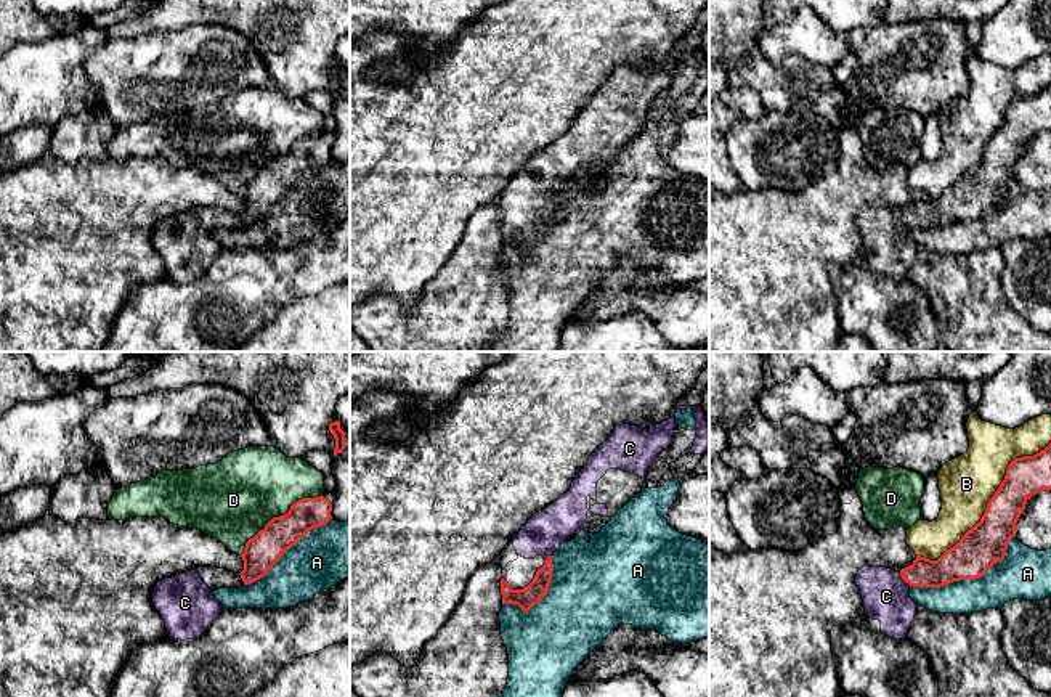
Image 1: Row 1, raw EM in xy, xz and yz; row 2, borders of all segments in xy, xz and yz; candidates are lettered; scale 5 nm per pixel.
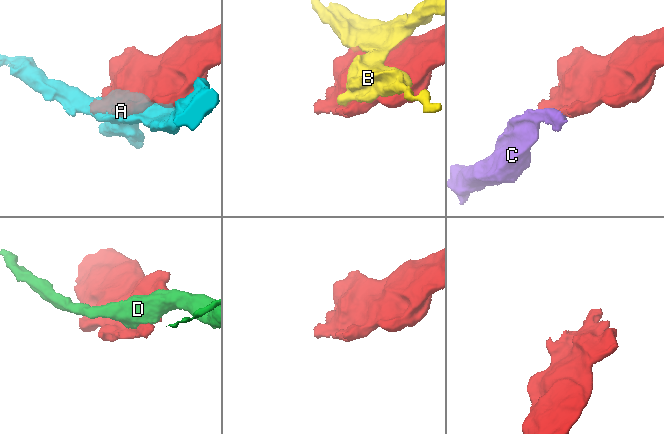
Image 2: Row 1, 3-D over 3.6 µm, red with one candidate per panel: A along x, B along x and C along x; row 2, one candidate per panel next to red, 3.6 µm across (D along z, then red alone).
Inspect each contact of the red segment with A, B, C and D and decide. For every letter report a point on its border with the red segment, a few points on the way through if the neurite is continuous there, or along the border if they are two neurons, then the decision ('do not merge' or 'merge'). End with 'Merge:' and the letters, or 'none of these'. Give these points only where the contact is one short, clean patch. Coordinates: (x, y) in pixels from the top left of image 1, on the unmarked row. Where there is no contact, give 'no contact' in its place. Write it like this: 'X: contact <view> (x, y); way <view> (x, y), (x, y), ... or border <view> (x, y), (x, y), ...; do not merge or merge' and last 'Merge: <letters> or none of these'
A: contact yz (968, 219); do not merge
B: contact yz (987, 143); do not merge
C: contact yz (904, 220); way yz (950, 206), (904, 220), (886, 236); merge
D: contact xy (279, 156); do not merge
Merge: C

